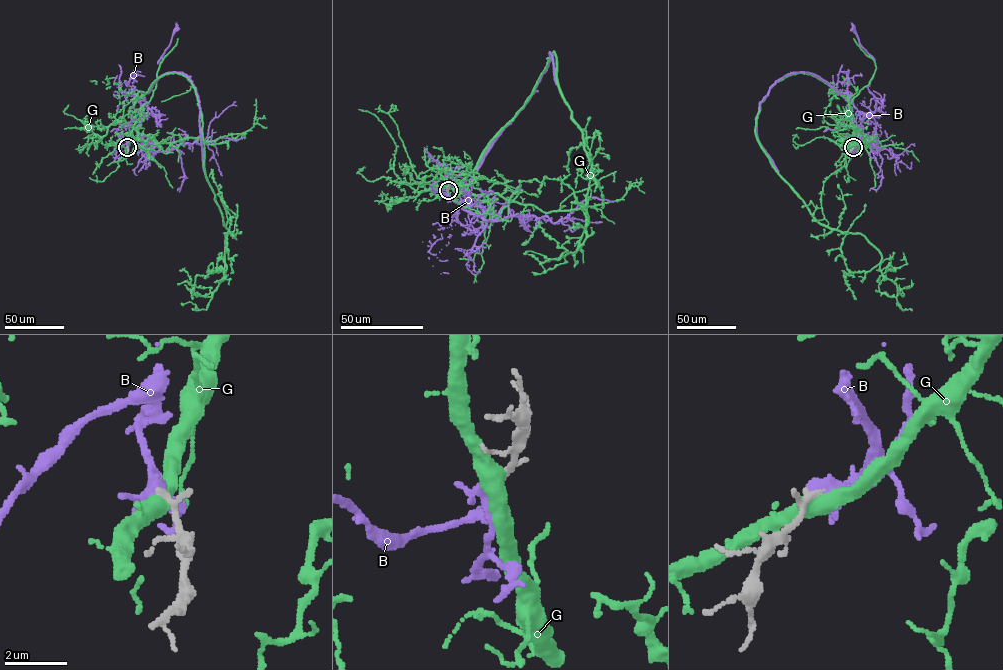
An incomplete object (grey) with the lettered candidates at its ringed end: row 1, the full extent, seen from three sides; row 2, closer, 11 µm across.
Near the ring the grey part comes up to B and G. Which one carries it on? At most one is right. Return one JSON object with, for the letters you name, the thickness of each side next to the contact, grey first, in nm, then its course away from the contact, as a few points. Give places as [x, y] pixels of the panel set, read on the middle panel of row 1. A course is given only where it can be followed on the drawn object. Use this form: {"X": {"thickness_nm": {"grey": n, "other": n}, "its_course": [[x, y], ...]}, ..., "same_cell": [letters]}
{"B": {"thickness_nm": {"grey": 280, "other": 360}, "its_course": [[448, 190], [451, 201], [462, 206], [466, 184], [533, 93], [550, 53], [558, 84]]}, "same_cell": ["B"]}

